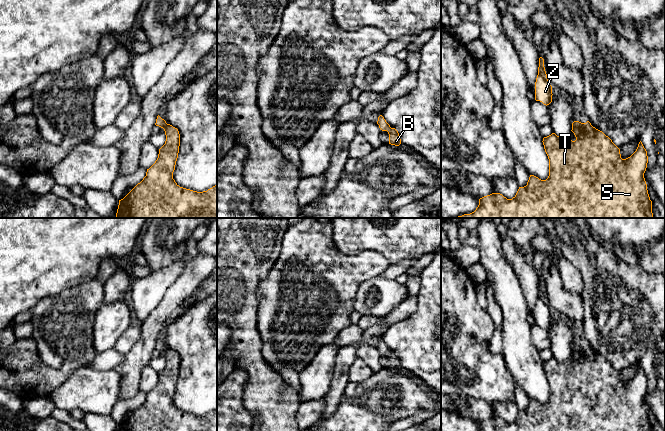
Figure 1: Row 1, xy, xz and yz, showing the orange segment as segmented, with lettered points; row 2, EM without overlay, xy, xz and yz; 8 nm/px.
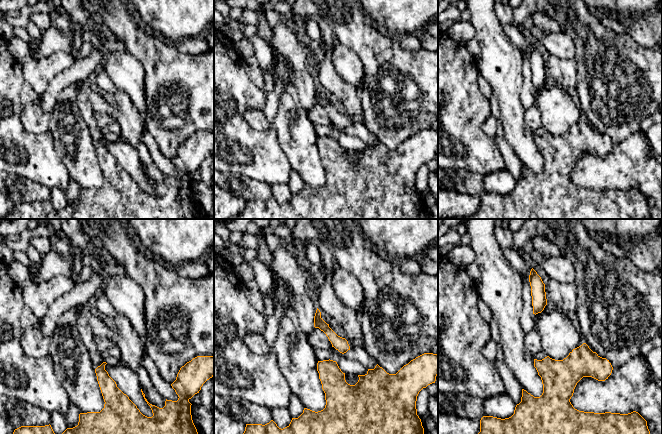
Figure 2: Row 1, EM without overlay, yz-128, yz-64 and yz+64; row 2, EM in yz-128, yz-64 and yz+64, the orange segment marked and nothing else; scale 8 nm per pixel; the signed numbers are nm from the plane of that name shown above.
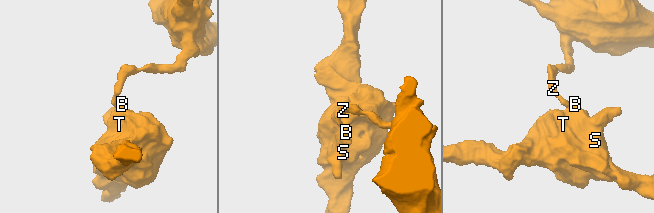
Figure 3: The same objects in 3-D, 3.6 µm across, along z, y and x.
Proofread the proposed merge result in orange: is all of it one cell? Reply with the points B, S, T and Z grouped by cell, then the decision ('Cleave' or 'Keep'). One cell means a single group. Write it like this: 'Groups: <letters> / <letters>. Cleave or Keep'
Groups: B S T / Z. Cleave

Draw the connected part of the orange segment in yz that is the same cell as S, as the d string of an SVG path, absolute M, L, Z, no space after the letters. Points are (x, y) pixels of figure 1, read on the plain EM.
M575 345L571 355L575 365L555 357L543 362L549 383L546 404L530 399L527 409L519 411L512 423L492 417L480 422L478 431L652 431L644 402L648 380L641 365L630 381L622 383L620 373L589 345Z

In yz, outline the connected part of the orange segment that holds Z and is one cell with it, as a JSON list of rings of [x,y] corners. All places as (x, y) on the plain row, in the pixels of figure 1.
[[[539,282],[538,299],[535,306],[535,324],[549,329],[552,326],[552,310],[550,309],[544,291],[544,283]]]

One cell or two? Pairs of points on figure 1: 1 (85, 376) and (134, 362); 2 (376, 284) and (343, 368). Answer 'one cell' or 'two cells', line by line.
1: two cells
2: two cells

